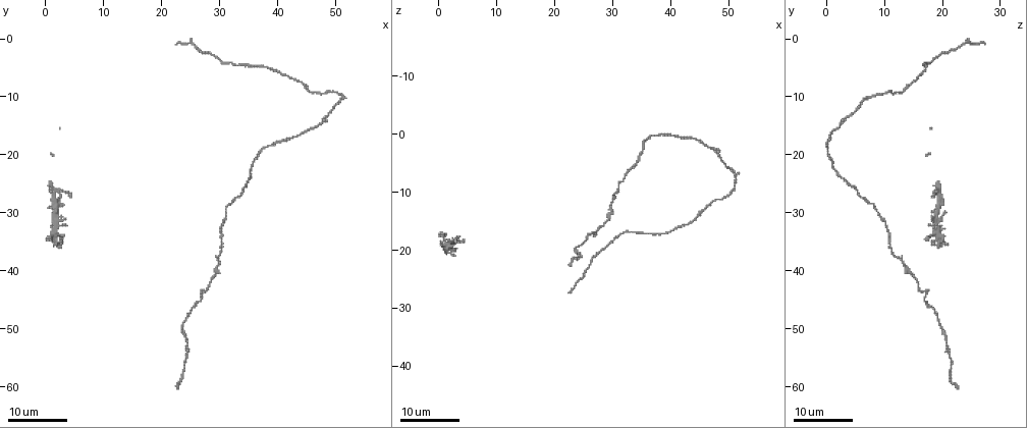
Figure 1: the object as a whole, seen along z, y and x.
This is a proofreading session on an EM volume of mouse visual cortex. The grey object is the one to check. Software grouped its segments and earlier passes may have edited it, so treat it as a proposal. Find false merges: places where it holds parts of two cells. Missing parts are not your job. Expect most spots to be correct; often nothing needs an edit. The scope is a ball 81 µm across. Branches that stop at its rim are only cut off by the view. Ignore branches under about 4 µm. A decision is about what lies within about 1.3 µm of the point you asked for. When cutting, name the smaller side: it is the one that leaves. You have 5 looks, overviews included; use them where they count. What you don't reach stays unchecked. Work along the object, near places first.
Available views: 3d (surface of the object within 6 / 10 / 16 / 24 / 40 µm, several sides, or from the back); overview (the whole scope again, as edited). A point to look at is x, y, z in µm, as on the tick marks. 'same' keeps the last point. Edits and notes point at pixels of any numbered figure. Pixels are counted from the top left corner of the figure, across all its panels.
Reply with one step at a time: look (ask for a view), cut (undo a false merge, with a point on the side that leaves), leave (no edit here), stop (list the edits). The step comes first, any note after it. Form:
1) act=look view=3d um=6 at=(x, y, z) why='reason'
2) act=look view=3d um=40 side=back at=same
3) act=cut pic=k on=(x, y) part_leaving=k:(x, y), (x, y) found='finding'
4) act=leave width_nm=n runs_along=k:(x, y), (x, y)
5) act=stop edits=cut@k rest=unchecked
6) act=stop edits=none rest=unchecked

act=look view=3d um=24 at=(44.5, 8.0, 14.0) why='sudden change in width'

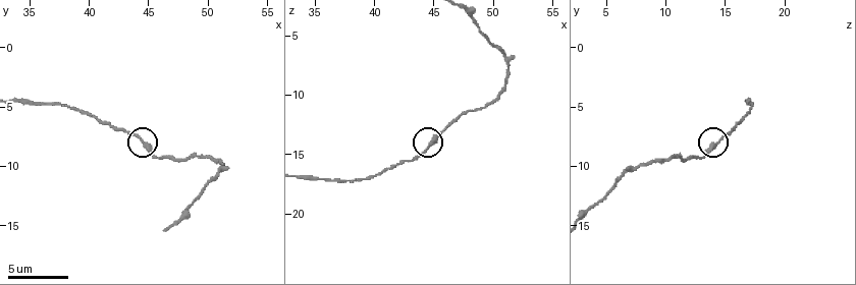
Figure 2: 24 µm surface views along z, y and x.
act=look view=3d um=6 at=(44.6, 8.2, 14.2) why='zoom in'

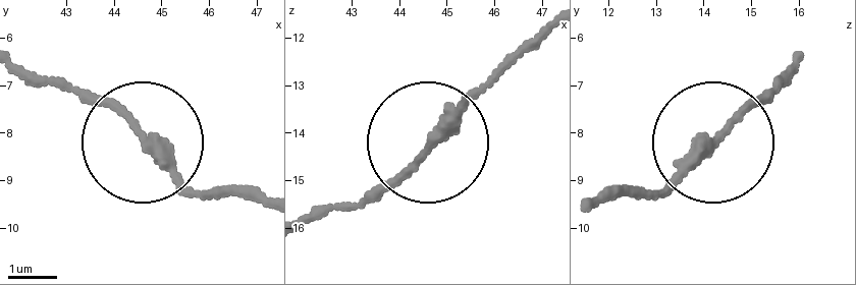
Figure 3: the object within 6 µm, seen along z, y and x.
act=leave runs_along=3:(552, 18), (362, 206) found='continuous, no second cell'

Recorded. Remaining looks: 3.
act=look view=3d um=24 at=(29.5, 38.5, 13.5)

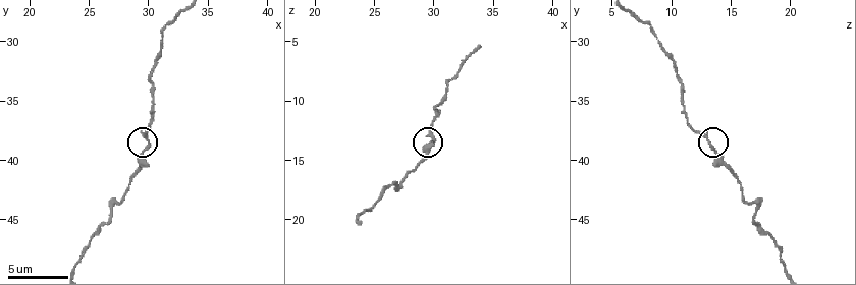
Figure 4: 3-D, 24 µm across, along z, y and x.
act=look view=3d um=10 at=(30.0, 38.8, 13.4)

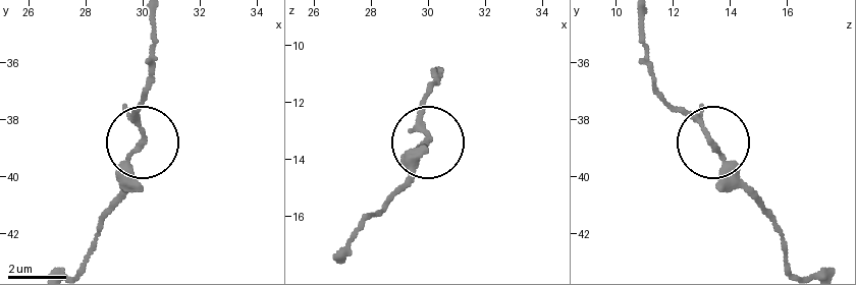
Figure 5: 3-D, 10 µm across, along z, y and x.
act=leave runs_along=5:(152, 21), (152, 79), (138, 111), (145, 137), (117, 193) found='one cell here'

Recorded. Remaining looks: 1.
act=look view=3d um=6 at=(26.6, 44.6, 17.2) why='narrows sharply'

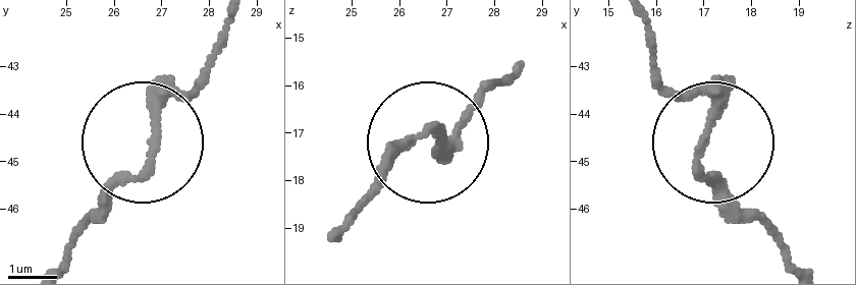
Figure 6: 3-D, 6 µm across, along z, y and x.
act=leave width_nm=140 runs_along=6:(230, 17), (206, 78), (166, 103), (146, 164), (93, 221) found='one cell here'

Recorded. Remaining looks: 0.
act=stop edits=none rest=unchecked

